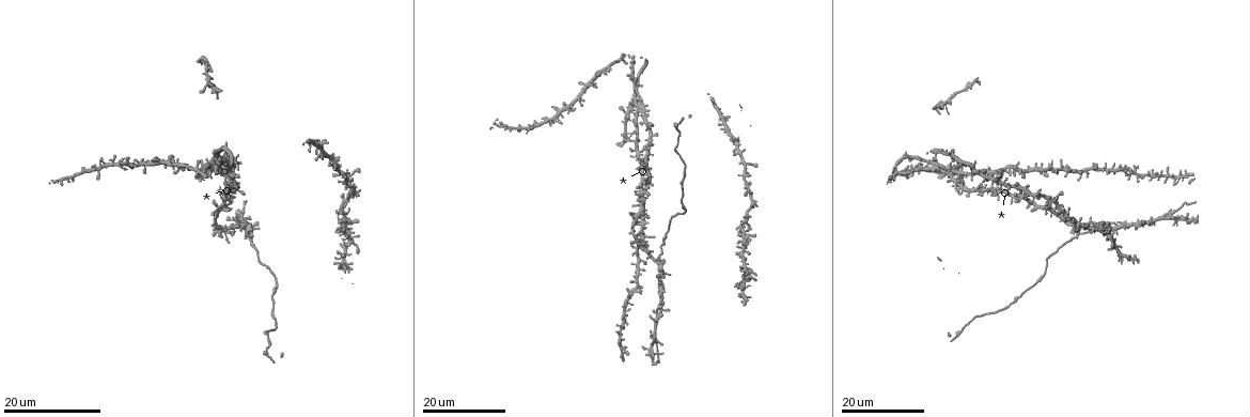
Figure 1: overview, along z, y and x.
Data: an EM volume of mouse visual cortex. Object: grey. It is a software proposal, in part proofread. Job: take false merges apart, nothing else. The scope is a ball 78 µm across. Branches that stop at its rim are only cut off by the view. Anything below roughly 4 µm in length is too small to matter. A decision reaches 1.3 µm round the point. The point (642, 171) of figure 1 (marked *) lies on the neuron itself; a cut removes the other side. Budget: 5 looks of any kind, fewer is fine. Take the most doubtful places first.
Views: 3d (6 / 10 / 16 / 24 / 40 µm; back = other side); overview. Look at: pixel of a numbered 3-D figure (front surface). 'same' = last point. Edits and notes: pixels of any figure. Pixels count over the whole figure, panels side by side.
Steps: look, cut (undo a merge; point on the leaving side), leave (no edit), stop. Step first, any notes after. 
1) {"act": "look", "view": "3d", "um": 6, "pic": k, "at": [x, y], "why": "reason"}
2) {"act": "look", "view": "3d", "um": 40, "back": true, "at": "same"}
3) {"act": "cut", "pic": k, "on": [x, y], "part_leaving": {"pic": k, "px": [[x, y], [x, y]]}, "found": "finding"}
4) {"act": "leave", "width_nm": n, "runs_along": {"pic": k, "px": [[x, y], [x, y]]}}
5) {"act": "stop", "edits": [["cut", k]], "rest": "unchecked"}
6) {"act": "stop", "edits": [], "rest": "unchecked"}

{"act": "look", "view": "3d", "um": 16, "pic": 1, "at": [1170, 214], "why": "looks like a crossing"}

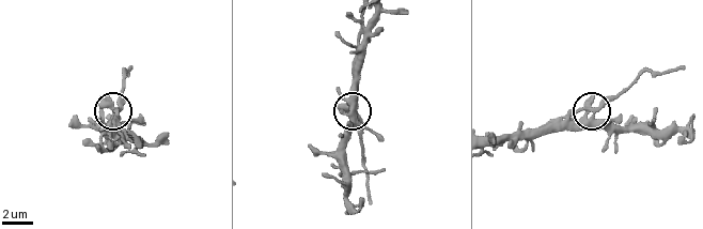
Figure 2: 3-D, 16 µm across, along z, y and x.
{"act": "look", "view": "3d", "um": 6, "pic": 2, "at": [595, 113]}

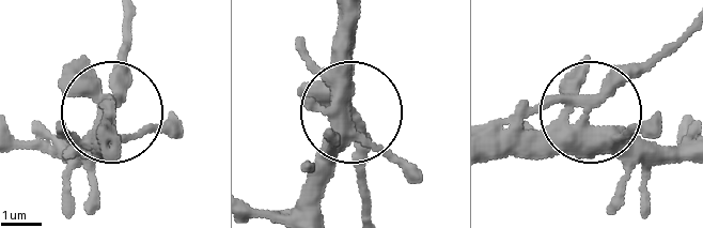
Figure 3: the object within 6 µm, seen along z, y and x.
{"act": "leave", "width_nm": 390, "runs_along": {"pic": 3, "px": [[356, 14], [346, 137], [318, 175]]}, "found": "continuous, no second neuron"}

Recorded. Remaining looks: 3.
{"act": "look", "view": "3d", "um": 24, "pic": 1, "at": [938, 165], "why": "looks like a crossing"}

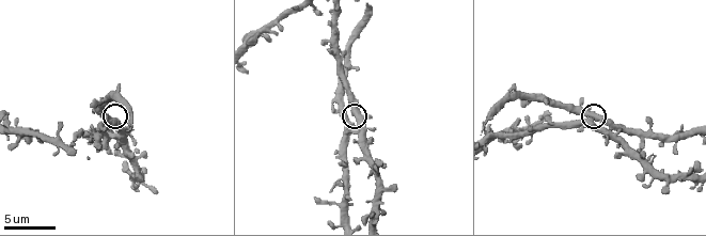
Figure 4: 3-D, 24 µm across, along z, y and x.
{"act": "look", "view": "3d", "um": 6, "pic": 4, "at": [589, 120], "why": "zoom in"}

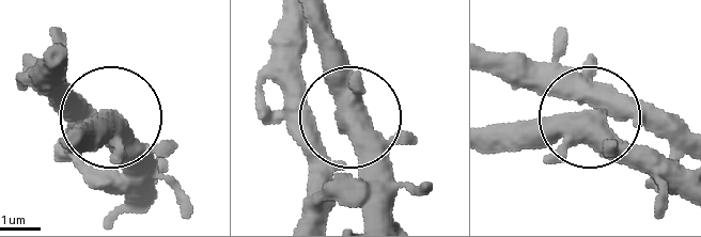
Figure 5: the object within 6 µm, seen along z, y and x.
{"act": "leave", "arms": 5, "runs_along": {"pic": 5, "px": [[689, 198], [597, 123], [614, 98], [588, 54]]}, "found": "one neuron here"}

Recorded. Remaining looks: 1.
{"act": "stop", "edits": [], "rest": "unchecked"}

